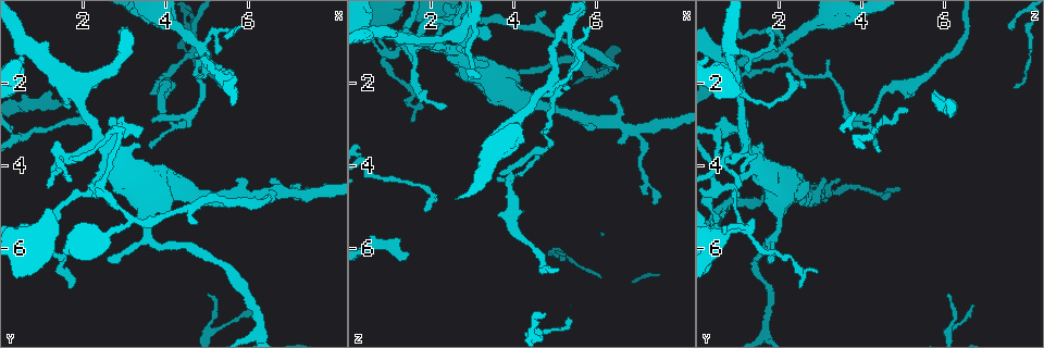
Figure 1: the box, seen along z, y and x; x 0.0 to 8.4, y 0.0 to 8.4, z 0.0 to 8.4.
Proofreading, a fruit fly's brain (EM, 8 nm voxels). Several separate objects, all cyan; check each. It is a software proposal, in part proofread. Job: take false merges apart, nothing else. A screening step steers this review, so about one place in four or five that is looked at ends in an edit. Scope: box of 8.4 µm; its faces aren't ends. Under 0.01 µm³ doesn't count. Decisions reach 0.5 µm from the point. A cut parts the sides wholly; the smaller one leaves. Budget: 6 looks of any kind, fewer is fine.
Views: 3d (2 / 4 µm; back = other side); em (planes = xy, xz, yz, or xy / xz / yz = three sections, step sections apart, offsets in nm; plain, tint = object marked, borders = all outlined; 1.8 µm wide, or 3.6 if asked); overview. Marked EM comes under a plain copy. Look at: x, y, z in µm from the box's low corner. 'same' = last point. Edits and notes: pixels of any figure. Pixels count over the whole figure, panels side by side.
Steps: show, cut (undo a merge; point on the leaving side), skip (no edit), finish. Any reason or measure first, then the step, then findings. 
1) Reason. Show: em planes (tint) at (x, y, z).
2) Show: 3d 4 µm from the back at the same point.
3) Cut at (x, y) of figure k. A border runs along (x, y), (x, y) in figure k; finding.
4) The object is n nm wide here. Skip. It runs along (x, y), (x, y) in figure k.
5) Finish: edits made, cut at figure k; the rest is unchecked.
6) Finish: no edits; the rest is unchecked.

Sharp bend. Show: em planes (tint) at (2.55, 4.10, 1.45).

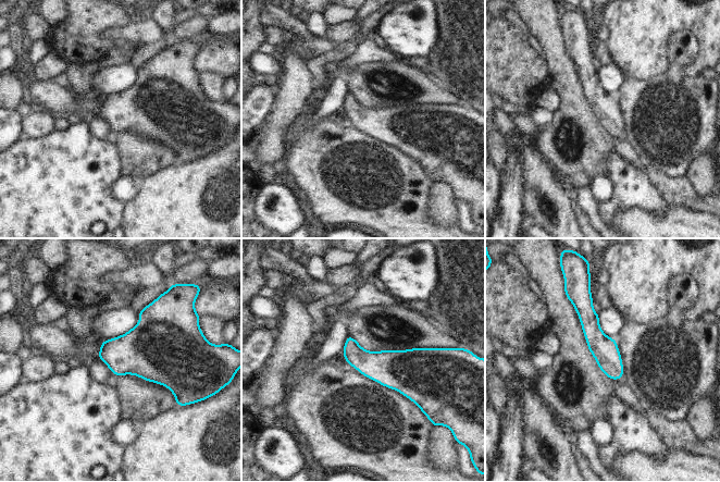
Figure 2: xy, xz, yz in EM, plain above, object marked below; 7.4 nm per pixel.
Skip. It runs along (584, 299), (593, 334), (617, 377) in figure 2; continuous, no second neuron.

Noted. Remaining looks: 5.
Show: 3d 4 µm at (4.55, 2.80, 3.65).

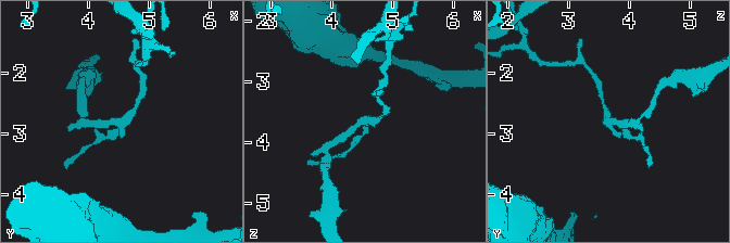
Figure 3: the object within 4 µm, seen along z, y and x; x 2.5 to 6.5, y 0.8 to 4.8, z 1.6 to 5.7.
Now the EM. Show: em planes (tint) at (4.60, 2.80, 3.60).

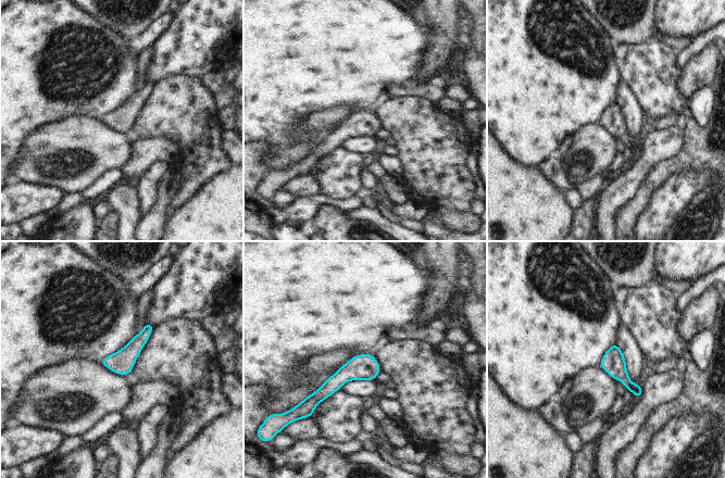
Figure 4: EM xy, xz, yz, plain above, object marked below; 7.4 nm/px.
The object is 170 nm wide here. Skip. It runs along (376, 366), (347, 372), (312, 400) in figure 4; continuous, no second neuron.

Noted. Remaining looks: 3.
Sharp bend. Show: em planes (tint) at (1.85, 2.35, 1.10).

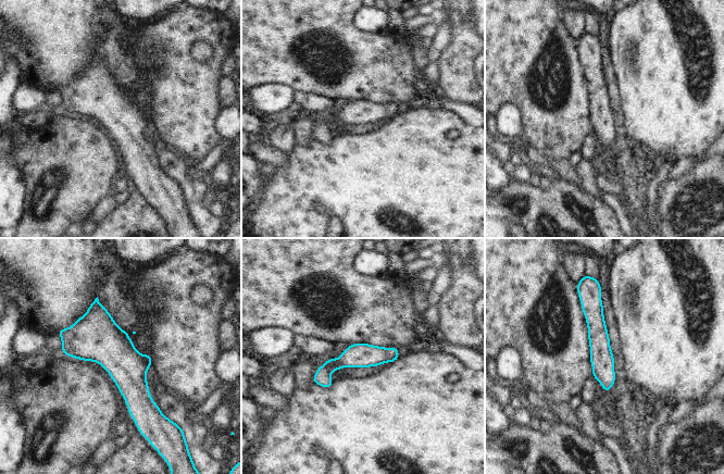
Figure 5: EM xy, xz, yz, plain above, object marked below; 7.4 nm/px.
The object is 180 nm wide here. Skip. All the same neuron.

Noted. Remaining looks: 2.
Finish: no edits; the rest is unchecked.

